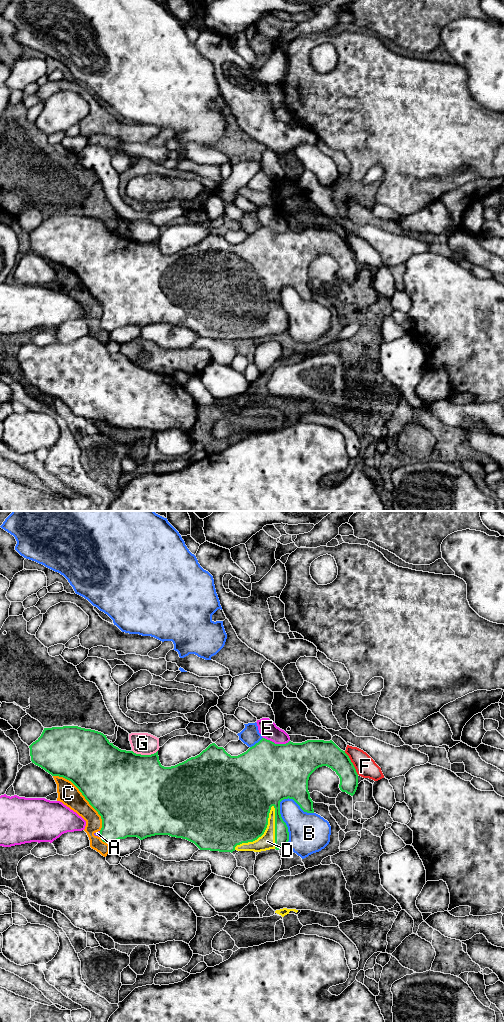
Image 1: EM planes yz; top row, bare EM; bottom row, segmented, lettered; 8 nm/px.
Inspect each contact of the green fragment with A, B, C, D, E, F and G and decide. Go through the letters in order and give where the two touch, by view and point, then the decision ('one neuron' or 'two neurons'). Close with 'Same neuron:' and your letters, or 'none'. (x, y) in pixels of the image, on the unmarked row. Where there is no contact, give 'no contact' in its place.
A: contact yz (100, 322); two neurons
B: contact yz (282, 307); two neurons
C: contact yz (84, 284); two neurons
D: contact yz (262, 322); one neuron
E: contact yz (276, 232); two neurons
F: contact yz (352, 251); two neurons
G: contact yz (145, 243); two neurons
Same neuron: D

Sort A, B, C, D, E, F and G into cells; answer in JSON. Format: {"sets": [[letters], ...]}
{"sets": [["A", "C"], ["B"], ["D"], ["E"], ["F"], ["G"]]}

